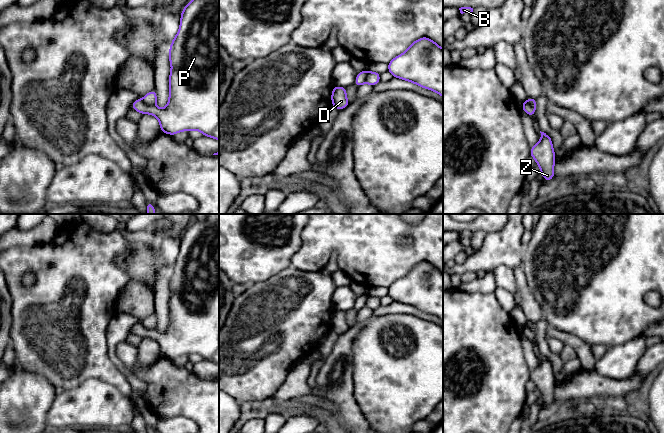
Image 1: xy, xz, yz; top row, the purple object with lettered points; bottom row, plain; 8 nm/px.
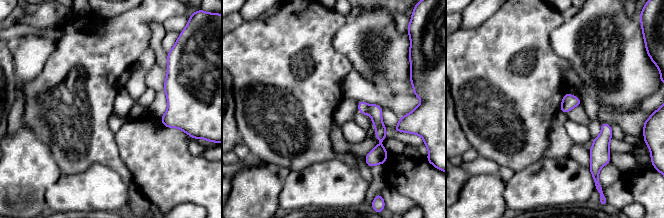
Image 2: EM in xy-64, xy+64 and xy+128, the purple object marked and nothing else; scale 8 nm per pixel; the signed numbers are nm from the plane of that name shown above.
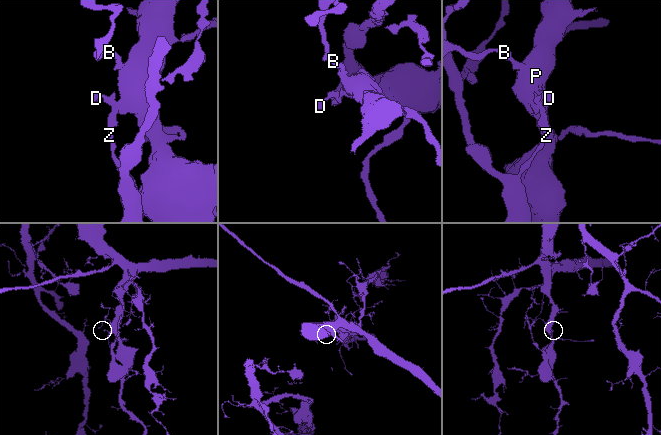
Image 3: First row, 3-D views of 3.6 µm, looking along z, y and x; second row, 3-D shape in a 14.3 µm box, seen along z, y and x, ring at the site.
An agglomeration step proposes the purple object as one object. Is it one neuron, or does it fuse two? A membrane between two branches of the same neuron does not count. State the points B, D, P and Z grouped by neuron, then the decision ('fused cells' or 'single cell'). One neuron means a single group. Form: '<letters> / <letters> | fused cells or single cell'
B D P / Z | fused cells

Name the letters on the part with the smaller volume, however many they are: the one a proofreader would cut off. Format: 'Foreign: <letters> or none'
Foreign: Z

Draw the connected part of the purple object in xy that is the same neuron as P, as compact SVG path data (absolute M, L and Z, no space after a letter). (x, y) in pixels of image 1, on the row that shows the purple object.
M191 0L181 12L180 27L168 52L171 63L169 75L169 100L165 108L148 106L136 99L132 109L151 114L160 122L161 132L175 135L180 131L198 130L204 136L219 140L219 0Z

